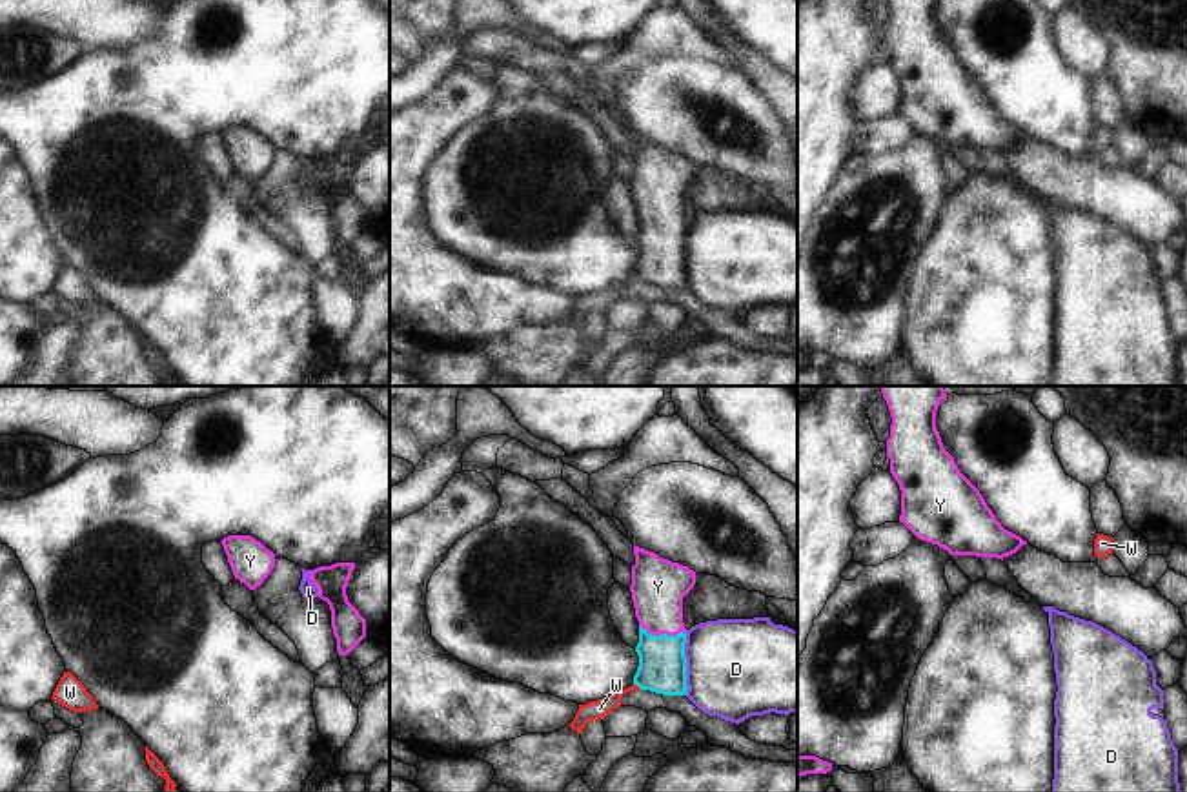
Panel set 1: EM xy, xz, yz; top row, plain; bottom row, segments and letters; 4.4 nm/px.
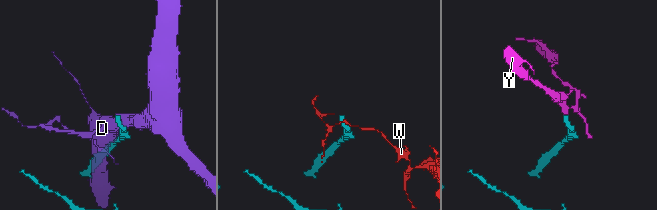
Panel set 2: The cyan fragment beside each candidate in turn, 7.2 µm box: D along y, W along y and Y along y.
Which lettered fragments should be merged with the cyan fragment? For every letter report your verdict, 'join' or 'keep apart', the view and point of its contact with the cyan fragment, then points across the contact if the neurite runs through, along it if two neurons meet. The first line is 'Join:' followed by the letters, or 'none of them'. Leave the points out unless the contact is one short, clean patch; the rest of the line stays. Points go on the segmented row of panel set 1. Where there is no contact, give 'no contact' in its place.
Join: Y
D: keep apart | xz (685, 663)
W: keep apart | xz (638, 685) | along xz (632, 683), (641, 689)
Y: join | xz (663, 634) | across xz (661, 669), (663, 634), (658, 587)

